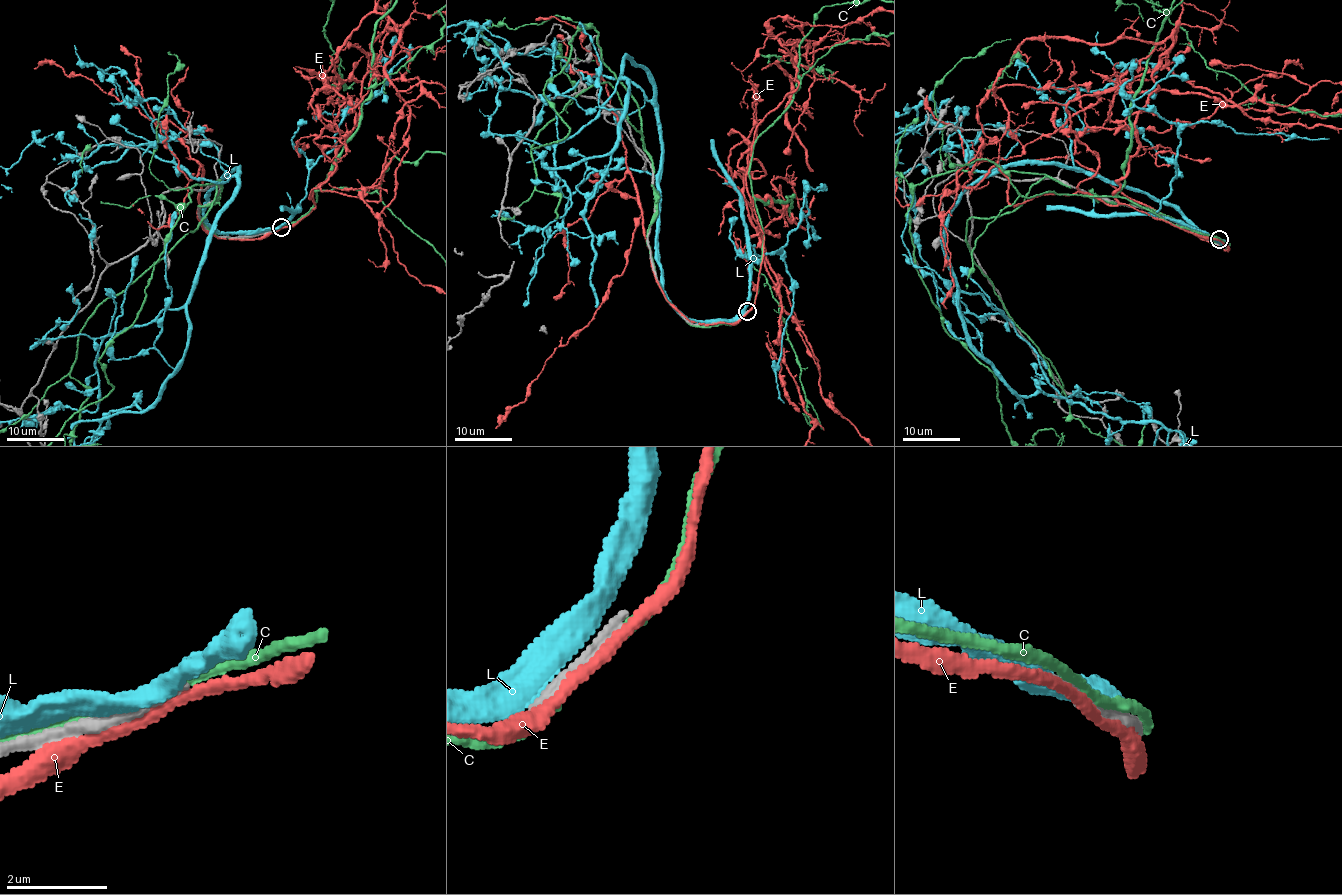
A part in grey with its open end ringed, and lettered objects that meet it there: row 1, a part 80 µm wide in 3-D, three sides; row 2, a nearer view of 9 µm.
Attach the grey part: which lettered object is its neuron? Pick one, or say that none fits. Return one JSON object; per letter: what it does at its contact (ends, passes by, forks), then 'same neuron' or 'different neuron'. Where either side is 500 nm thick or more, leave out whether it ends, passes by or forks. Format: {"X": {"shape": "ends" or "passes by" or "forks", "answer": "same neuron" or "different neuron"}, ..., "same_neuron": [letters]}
{"C": {"shape": "passes by", "answer": "different neuron"}, "E": {"shape": "passes by", "answer": "different neuron"}, "L": {"shape": "passes by", "answer": "different neuron"}, "same_neuron": []}

